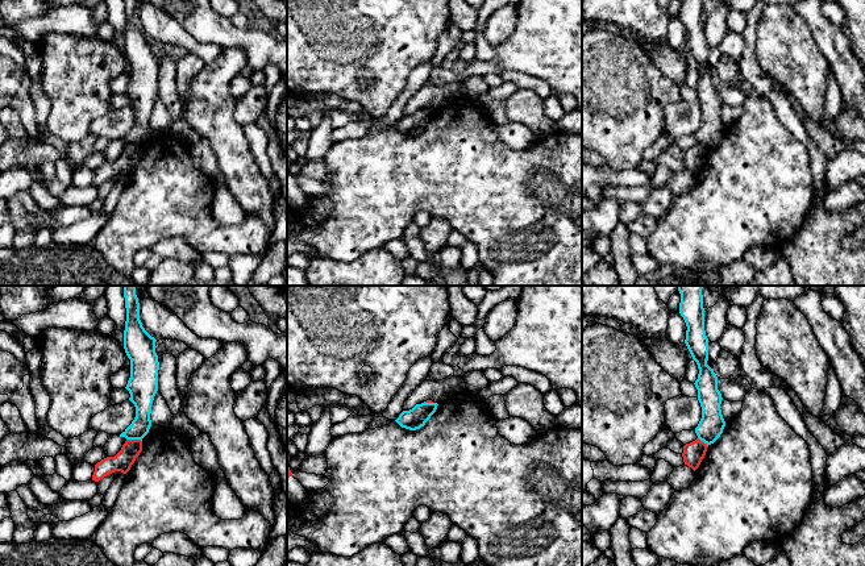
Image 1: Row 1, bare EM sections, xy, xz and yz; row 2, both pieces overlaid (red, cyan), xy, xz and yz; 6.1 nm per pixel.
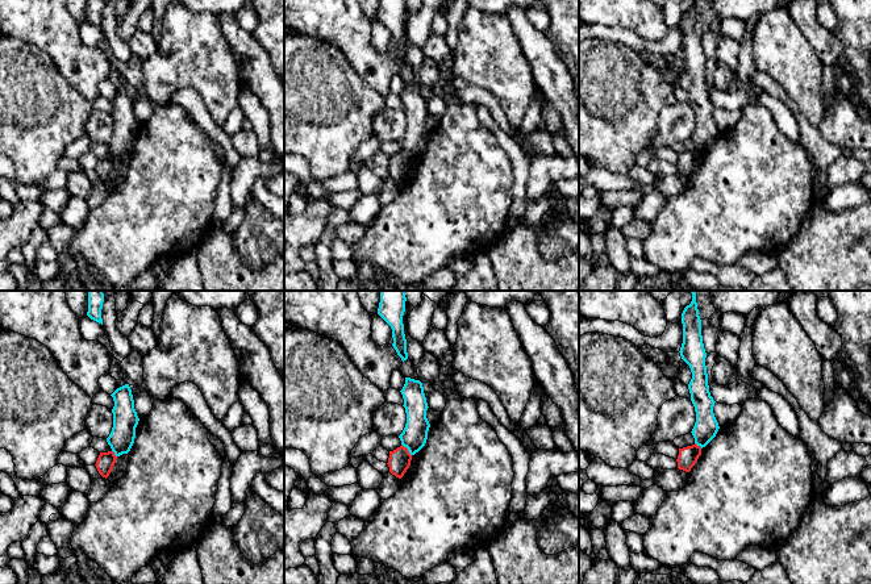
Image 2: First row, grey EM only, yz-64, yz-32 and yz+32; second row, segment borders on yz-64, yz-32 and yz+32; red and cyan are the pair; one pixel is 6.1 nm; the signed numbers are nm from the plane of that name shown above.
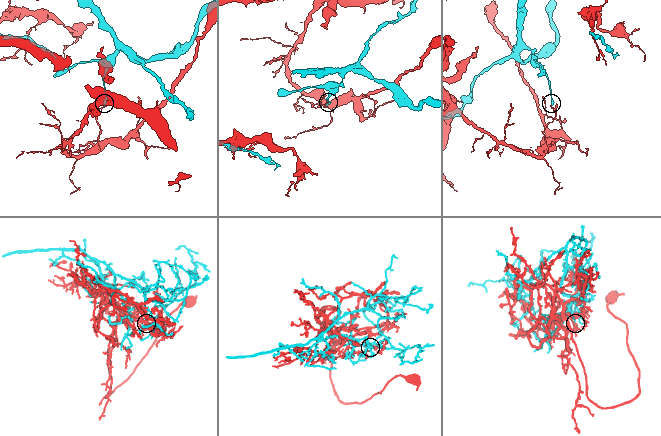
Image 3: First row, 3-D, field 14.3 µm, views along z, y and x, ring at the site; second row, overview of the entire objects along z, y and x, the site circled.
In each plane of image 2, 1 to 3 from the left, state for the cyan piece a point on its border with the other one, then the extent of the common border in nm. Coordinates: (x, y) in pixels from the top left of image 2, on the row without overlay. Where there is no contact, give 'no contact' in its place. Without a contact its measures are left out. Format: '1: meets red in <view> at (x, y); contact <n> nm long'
1: meets red in yz-64 at (113, 159); contact 50 nm long
2: meets red in yz-32 at (407, 155); contact 100 nm long
3: meets red in yz+32 at (699, 151); contact 60 nm long

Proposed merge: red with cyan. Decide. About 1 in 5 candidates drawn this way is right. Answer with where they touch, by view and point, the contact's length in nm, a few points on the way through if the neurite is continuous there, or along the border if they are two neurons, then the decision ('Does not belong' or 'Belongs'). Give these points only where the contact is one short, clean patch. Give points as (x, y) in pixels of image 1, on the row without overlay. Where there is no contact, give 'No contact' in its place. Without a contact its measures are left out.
Touches red at xy (134, 145). Shared border 100 nm. Boundary: xy (127, 144), (138, 144), (141, 146). Does not belong

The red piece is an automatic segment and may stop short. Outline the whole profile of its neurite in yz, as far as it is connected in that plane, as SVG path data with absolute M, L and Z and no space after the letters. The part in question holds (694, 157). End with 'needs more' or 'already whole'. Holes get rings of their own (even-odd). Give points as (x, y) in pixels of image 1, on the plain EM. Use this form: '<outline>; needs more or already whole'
M696 143L690 149L686 149L683 151L683 158L682 158L685 170L687 170L695 176L706 161L707 153L708 153L707 149L704 149L699 143Z; already whole

